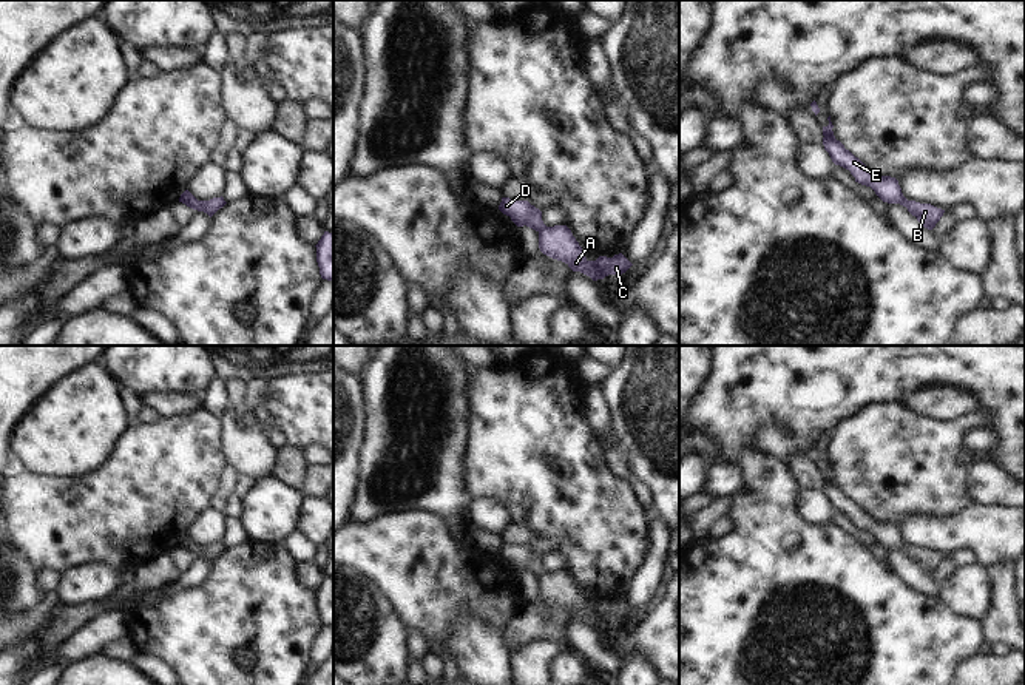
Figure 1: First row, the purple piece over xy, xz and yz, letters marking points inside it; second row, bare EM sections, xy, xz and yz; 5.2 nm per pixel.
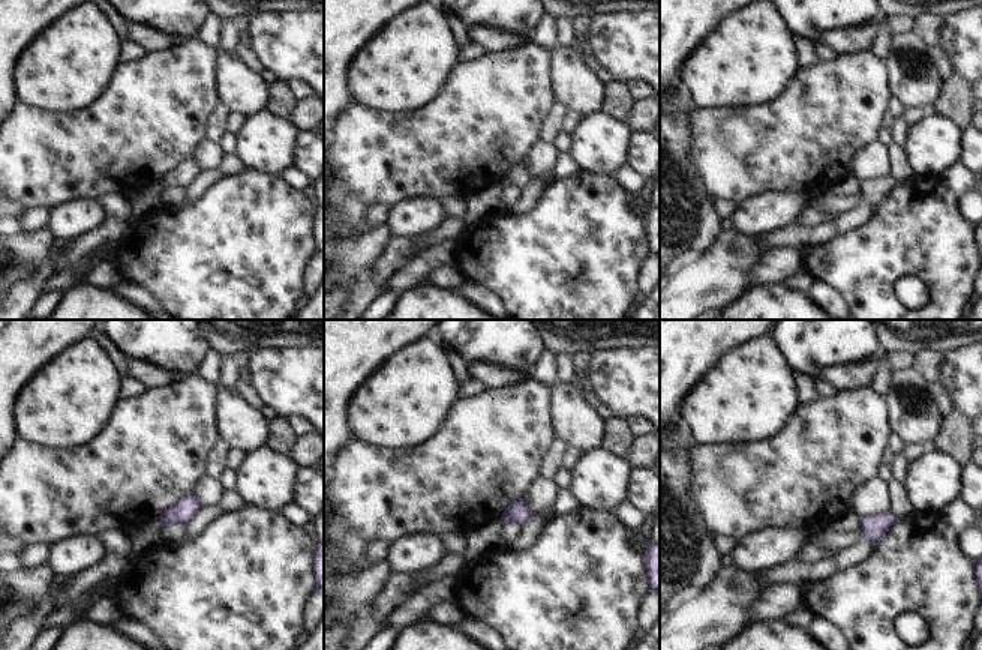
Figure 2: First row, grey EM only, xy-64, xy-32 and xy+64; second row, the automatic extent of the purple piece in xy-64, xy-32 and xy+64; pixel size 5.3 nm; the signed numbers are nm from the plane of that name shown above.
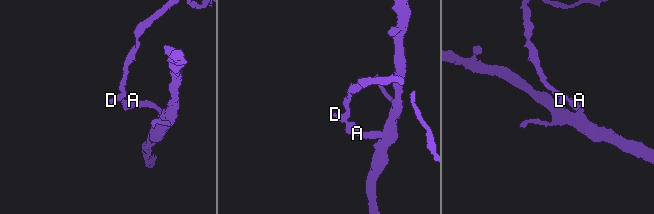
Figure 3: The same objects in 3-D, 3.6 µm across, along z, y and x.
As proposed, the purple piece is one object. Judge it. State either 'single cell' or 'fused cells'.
single cell

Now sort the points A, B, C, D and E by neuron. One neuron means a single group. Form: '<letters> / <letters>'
A B C D E

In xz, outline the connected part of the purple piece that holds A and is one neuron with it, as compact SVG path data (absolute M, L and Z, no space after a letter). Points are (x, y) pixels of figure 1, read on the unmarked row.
M502 543L499 555L509 562L517 572L526 571L536 575L539 594L543 600L565 608L573 617L580 617L593 626L604 625L608 620L622 620L633 611L622 599L588 606L571 575L567 571L546 572L542 566L542 557L528 546Z

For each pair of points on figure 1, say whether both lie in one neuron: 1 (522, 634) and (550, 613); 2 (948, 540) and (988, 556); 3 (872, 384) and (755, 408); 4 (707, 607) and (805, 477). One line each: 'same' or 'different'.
1: different
2: same
3: same
4: different

